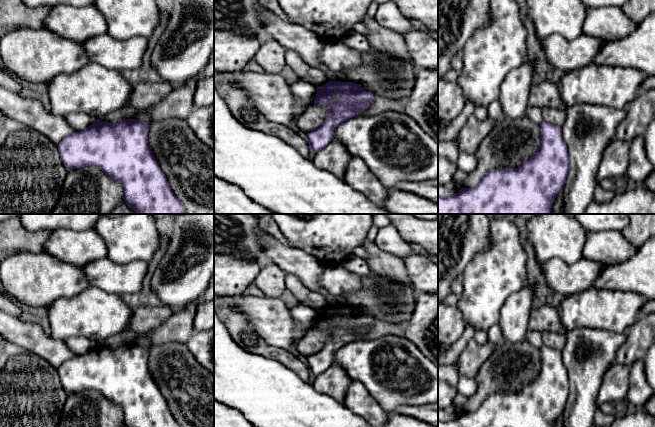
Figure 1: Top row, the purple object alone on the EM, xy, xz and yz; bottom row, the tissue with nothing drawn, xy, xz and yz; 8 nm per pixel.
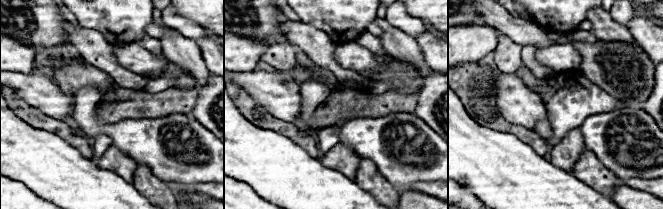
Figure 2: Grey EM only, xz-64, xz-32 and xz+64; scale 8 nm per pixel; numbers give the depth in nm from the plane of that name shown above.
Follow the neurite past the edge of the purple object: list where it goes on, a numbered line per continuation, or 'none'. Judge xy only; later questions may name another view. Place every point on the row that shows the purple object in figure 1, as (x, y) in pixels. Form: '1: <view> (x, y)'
none

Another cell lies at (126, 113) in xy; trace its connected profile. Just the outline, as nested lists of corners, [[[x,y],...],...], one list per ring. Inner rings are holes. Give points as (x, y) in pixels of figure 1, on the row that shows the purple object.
[[[125,107],[121,110],[117,110],[110,114],[107,114],[99,120],[115,124],[125,119],[136,119],[139,113],[140,111],[135,108]]]

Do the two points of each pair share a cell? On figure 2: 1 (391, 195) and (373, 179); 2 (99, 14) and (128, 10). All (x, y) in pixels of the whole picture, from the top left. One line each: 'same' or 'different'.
1: same
2: same

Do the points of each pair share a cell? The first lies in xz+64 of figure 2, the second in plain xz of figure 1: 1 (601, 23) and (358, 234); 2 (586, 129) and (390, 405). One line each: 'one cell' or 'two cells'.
1: two cells
2: one cell

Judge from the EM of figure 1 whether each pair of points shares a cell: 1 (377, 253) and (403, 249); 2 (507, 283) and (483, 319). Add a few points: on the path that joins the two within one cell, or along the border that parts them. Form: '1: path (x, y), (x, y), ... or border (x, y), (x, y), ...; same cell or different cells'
1: border (373, 241), (382, 249), (402, 259); different cells
2: path (498, 292), (483, 307), (483, 310); same cell

